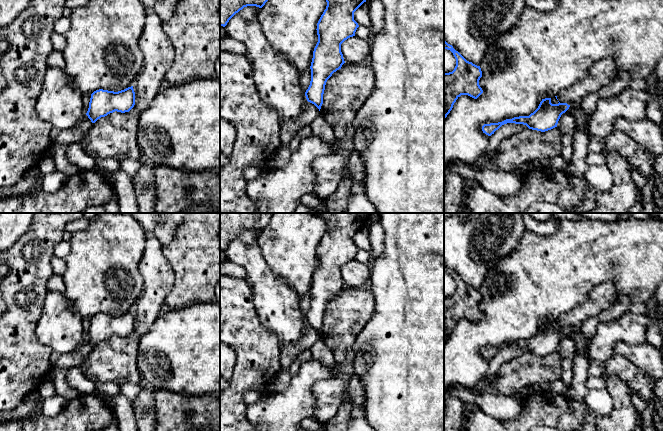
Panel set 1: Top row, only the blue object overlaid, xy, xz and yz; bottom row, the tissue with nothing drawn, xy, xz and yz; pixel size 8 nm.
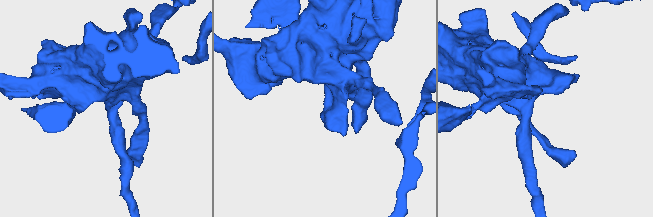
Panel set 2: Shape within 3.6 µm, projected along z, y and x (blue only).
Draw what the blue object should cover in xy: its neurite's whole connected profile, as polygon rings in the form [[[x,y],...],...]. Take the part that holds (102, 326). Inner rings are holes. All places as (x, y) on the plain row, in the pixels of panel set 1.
[[[133,310],[114,316],[99,313],[91,318],[89,332],[86,337],[92,347],[115,335],[129,336],[135,329]]]

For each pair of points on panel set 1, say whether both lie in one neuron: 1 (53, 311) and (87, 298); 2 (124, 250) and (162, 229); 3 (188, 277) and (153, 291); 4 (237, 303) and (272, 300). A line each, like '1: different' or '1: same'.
1: different
2: different
3: different
4: different

